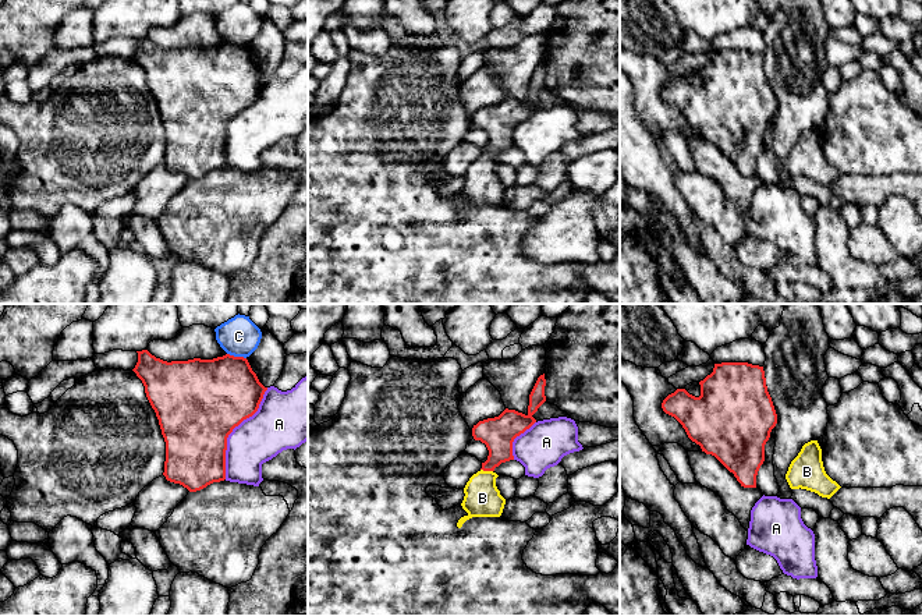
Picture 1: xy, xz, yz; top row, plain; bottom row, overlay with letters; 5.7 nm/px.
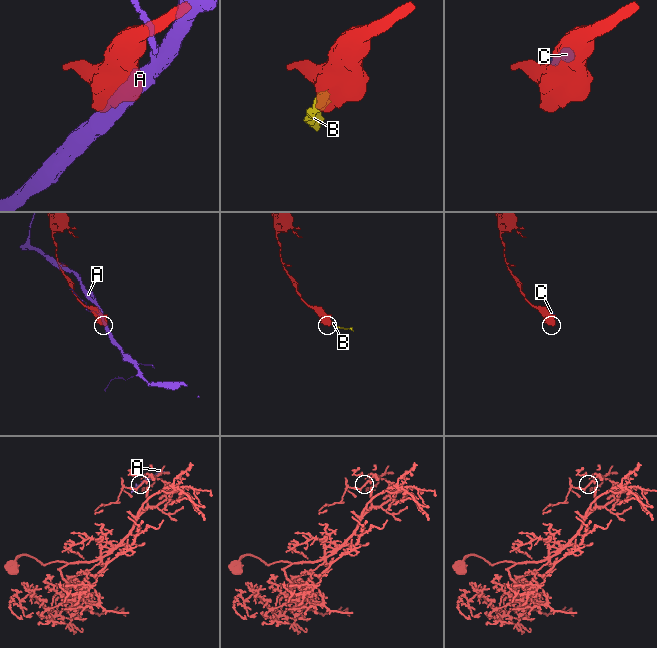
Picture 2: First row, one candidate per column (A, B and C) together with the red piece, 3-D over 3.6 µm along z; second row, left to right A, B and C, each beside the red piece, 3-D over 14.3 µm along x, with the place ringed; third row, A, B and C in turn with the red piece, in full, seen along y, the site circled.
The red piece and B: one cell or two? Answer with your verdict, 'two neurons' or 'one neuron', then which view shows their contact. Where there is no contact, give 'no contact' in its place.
one neuron; meets red in xz

